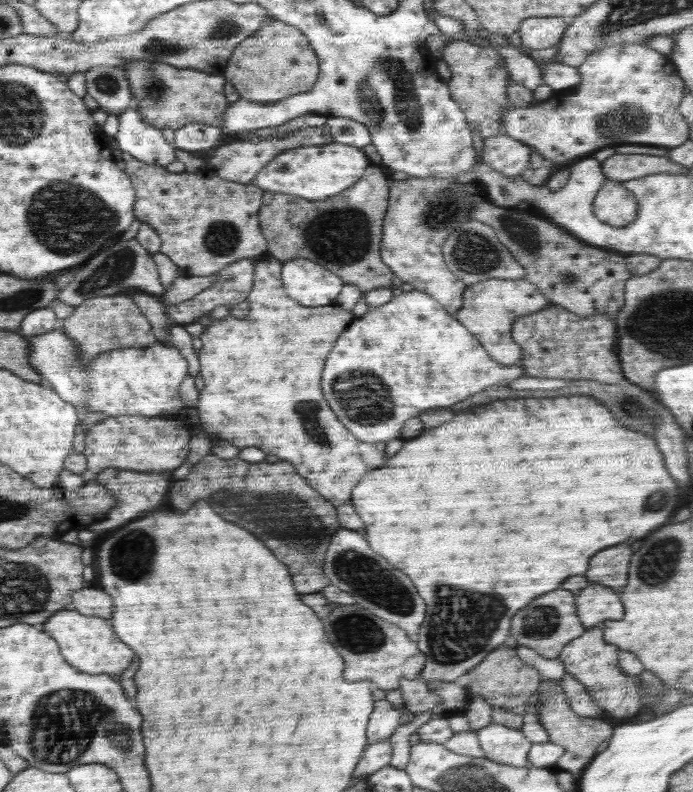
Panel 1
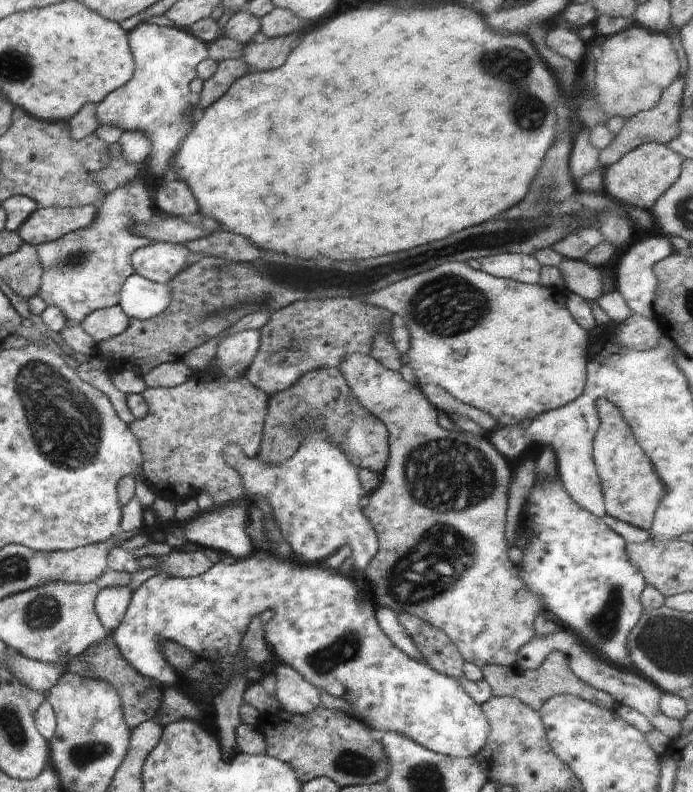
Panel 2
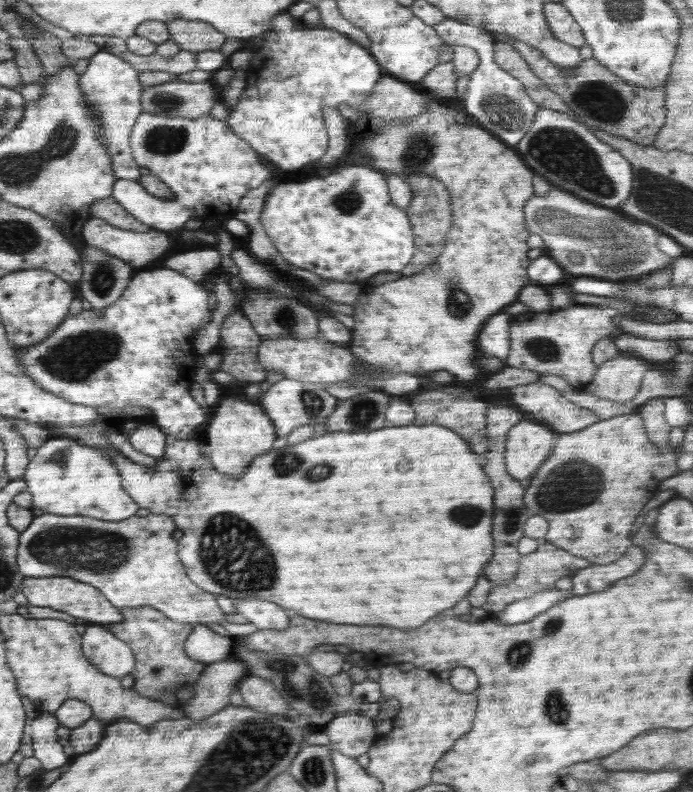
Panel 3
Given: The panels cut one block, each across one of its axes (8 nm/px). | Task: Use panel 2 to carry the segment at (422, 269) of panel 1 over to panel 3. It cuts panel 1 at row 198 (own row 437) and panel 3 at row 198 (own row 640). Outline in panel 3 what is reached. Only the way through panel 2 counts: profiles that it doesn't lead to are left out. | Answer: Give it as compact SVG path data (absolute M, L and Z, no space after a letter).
M435 102L410 122L387 122L379 132L355 144L355 153L361 158L358 161L362 165L370 165L388 175L422 173L437 178L452 196L450 204L454 220L446 235L442 254L432 263L436 264L434 268L425 267L417 274L402 276L372 290L362 291L353 305L355 325L351 331L350 349L367 371L356 376L355 380L361 383L342 381L324 385L324 390L339 400L346 400L362 392L369 380L381 380L381 376L387 378L398 372L428 374L448 370L458 380L476 380L480 376L480 368L476 364L476 352L479 350L474 344L478 332L491 316L517 301L519 292L532 283L527 276L531 260L528 258L530 248L526 240L530 233L526 229L524 204L535 194L533 170L528 168L514 148L471 119L461 122L452 112L449 122L448 114Z

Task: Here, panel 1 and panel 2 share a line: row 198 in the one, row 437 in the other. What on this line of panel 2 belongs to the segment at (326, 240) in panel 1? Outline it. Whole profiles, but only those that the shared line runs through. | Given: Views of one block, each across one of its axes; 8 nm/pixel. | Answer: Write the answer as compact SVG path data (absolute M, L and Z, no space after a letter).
M318 367L310 372L304 373L291 387L285 388L276 394L269 395L268 412L263 426L261 447L259 457L266 462L280 462L290 458L305 440L300 429L294 429L293 424L304 419L313 419L318 429L324 428L325 438L347 456L348 460L356 469L370 469L381 473L386 468L389 459L389 432L386 425L361 407L358 399L352 394L344 375L338 367Z

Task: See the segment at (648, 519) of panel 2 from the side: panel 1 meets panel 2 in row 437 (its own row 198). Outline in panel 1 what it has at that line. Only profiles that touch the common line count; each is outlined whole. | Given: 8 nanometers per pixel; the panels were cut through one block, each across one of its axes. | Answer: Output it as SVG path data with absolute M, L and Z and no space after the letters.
M606 178L593 201L593 214L597 220L615 227L630 225L637 216L634 194L623 184Z

